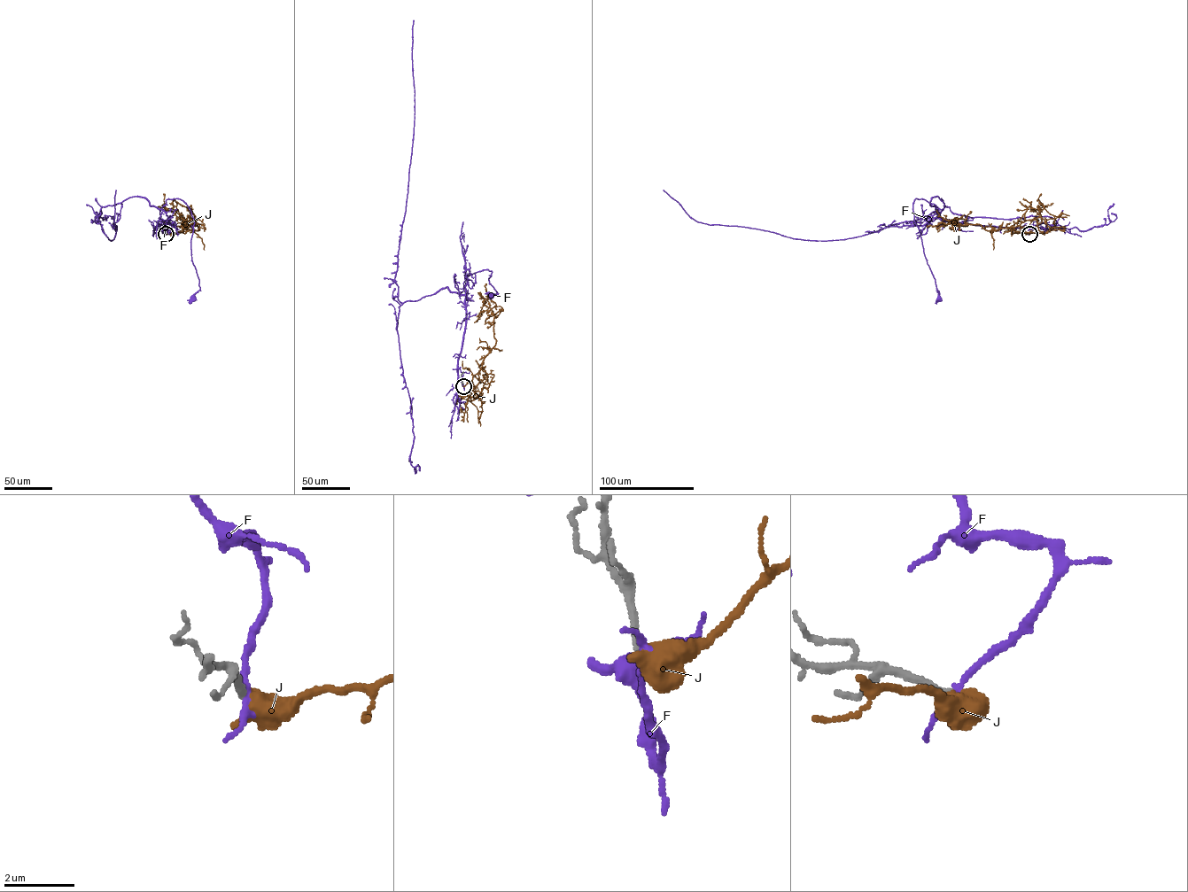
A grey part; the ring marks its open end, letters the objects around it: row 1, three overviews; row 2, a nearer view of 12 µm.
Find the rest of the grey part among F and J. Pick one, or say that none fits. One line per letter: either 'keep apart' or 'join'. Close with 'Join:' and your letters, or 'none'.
F: keep apart
J: join
Join: J

